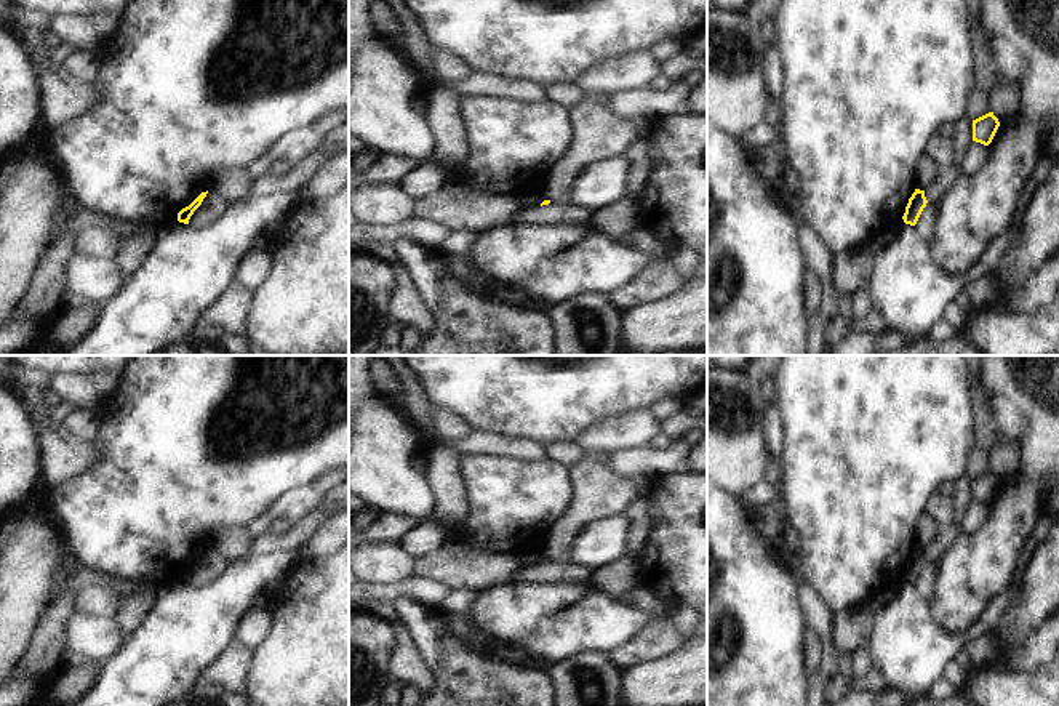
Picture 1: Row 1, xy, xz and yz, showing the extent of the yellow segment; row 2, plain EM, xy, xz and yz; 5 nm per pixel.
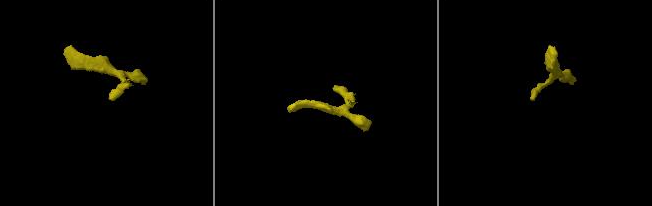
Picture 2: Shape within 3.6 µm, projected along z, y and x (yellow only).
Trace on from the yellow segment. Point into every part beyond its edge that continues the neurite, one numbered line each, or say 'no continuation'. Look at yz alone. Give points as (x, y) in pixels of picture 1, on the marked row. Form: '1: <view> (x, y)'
no continuation

